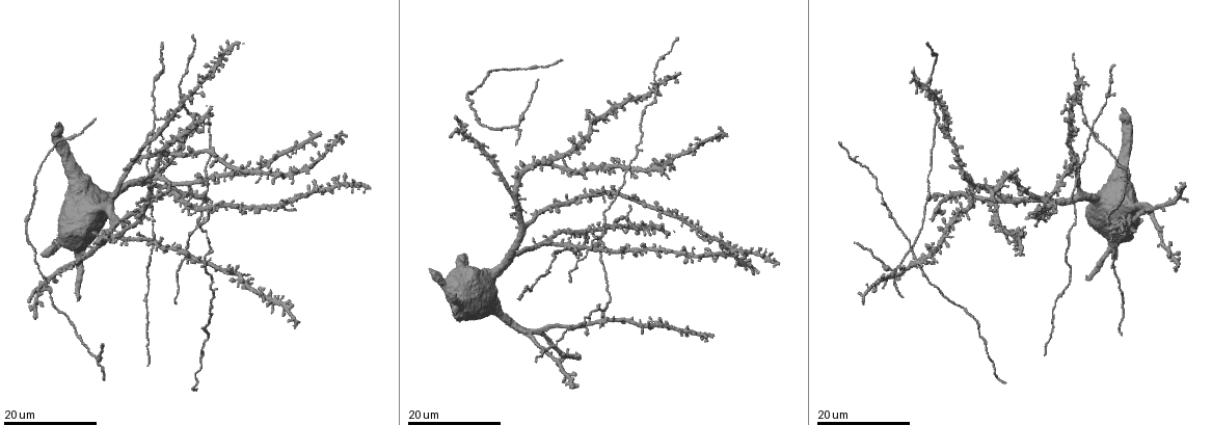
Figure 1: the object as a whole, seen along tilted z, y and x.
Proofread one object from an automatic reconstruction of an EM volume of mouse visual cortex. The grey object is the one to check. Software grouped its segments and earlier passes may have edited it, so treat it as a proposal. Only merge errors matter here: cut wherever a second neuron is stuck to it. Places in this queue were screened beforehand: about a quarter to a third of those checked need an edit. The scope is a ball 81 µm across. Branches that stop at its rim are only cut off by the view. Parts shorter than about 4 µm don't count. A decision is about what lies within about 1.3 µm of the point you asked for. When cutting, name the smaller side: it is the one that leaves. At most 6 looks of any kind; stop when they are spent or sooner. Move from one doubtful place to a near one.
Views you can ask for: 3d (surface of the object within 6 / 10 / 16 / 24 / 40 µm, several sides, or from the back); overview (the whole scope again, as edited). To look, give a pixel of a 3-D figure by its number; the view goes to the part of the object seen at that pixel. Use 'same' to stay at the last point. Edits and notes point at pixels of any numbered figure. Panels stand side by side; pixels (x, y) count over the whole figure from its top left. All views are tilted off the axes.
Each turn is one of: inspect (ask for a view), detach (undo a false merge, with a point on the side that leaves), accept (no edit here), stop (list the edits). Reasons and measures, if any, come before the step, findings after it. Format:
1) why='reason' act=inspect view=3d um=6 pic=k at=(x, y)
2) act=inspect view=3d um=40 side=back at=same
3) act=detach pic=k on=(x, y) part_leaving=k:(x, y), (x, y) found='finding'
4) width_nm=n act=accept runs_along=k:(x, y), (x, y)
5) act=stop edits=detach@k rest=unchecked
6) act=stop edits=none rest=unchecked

why='four or more arms meet' act=inspect view=3d um=16 pic=1 at=(925, 258)

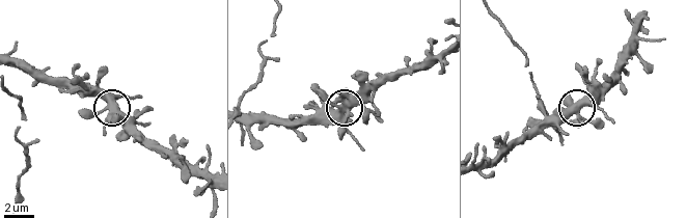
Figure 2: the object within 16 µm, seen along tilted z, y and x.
act=inspect view=3d um=6 pic=2 at=(343, 105)

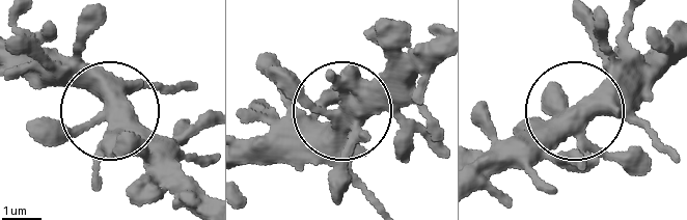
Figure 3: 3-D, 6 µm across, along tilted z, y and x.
side_arm_um=22 act=accept runs_along=3:(674, 36), (640, 74), (483, 155) found='continuous, no second neuron'

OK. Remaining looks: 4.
why='arms part here' act=inspect view=3d um=24 pic=1 at=(638, 152)

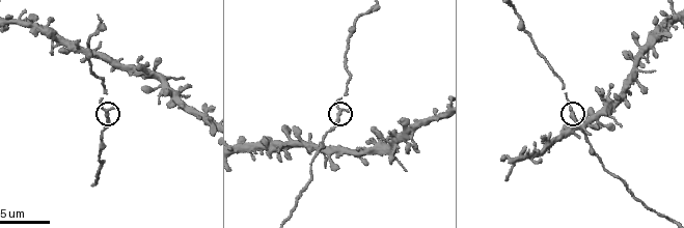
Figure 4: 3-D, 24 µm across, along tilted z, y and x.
act=inspect view=3d um=6 pic=4 at=(107, 111)

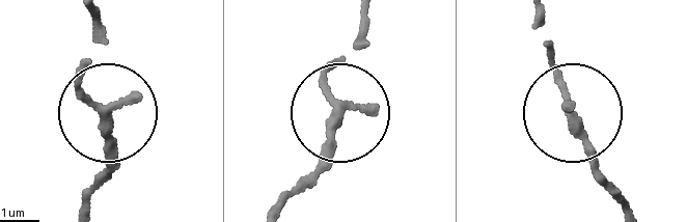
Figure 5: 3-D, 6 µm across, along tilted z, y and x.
width_nm=190 act=accept found='one neuron here'

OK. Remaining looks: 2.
act=inspect view=3d um=24 pic=1 at=(1081, 161)

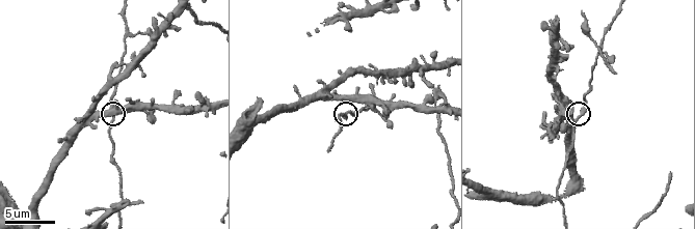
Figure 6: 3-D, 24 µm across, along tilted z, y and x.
act=inspect view=3d um=10 pic=6 at=(346, 115)

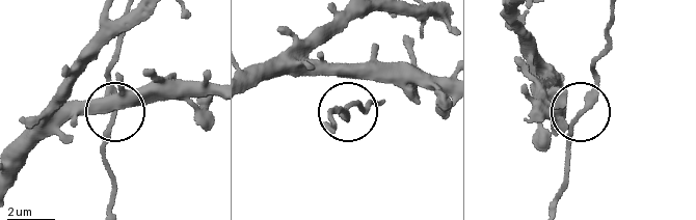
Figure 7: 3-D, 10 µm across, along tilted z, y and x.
arms=3 act=accept found='one neuron here'

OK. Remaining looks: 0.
act=stop edits=none rest=unchecked

